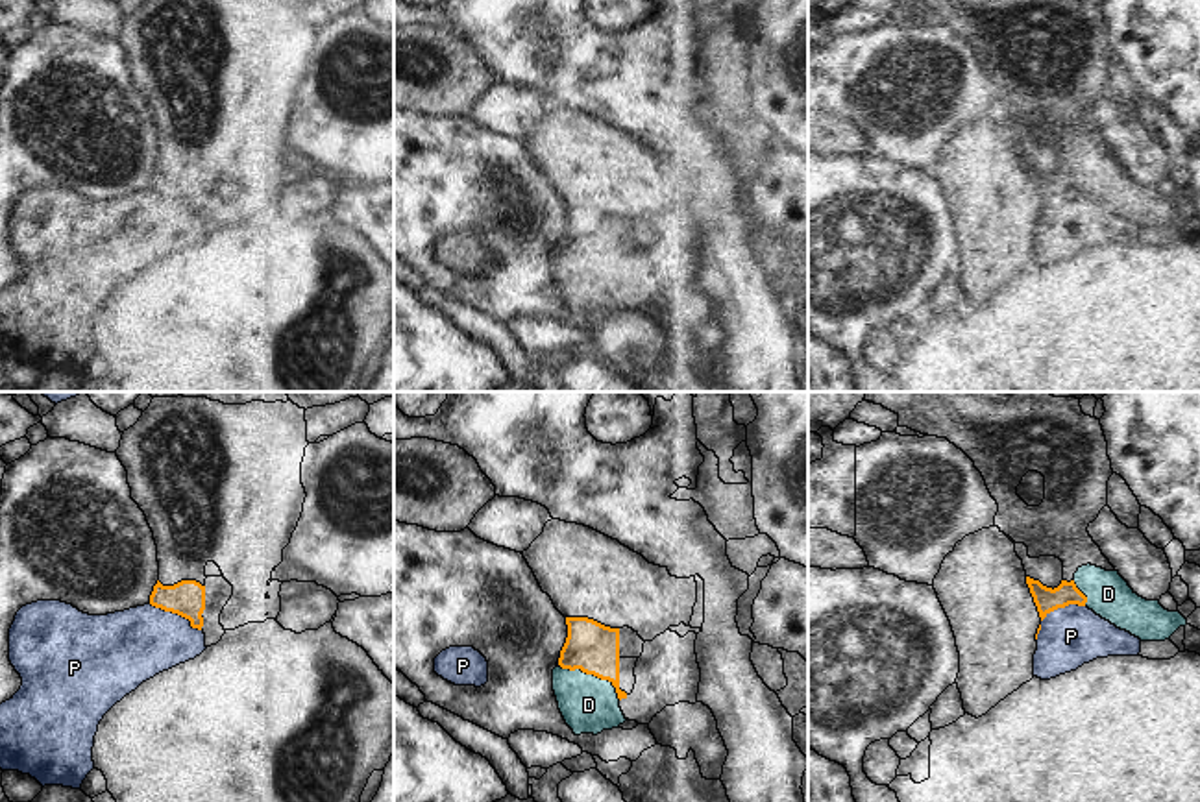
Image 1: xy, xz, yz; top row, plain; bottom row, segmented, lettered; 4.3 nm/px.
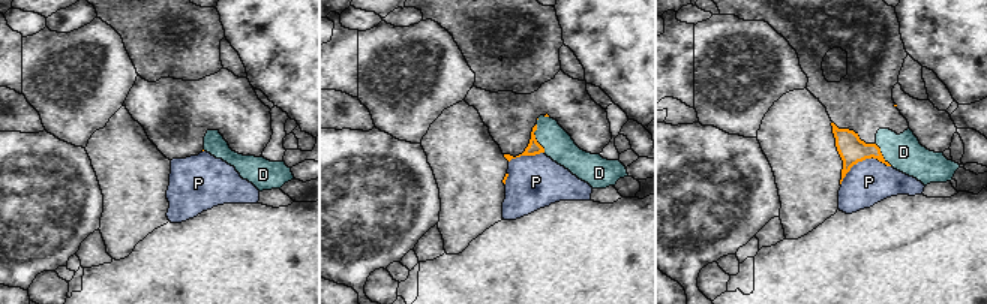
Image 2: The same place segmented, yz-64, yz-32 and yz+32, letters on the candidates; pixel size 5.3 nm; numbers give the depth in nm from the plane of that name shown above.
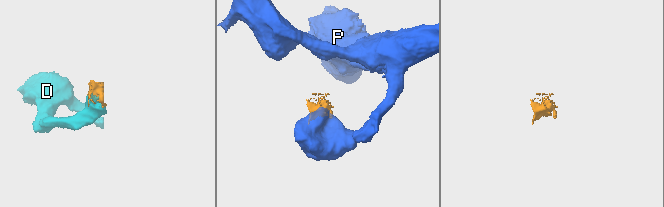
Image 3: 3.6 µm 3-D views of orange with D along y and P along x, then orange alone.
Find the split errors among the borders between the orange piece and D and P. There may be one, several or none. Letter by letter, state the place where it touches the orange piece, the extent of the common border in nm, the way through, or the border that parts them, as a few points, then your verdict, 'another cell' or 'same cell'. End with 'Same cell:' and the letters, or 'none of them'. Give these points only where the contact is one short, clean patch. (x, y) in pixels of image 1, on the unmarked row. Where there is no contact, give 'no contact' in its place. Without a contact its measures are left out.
D: xz (594, 261) | 300 nm | across xz (592, 233), (594, 261), (588, 291) | same cell
P: xy (176, 198) | 260 nm | along xy (148, 189), (183, 202), (200, 217) | another cell
Same cell: D

